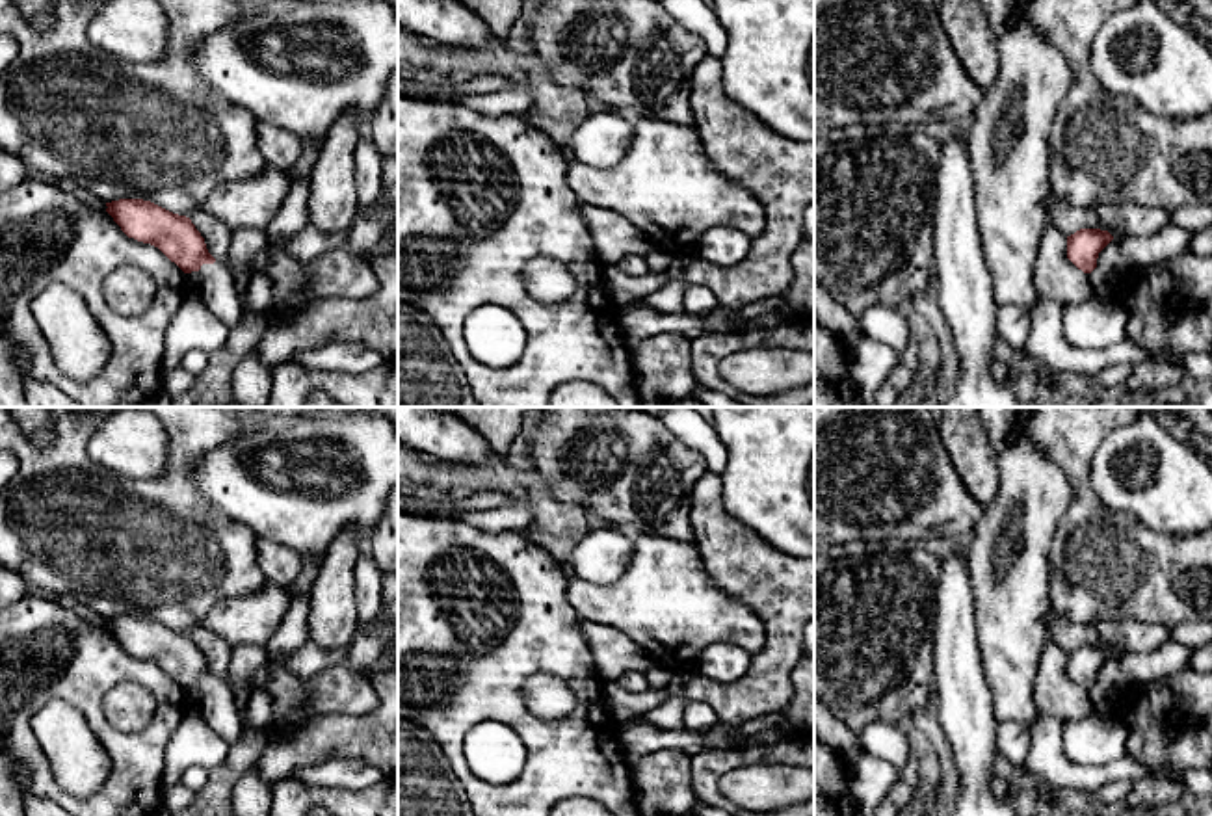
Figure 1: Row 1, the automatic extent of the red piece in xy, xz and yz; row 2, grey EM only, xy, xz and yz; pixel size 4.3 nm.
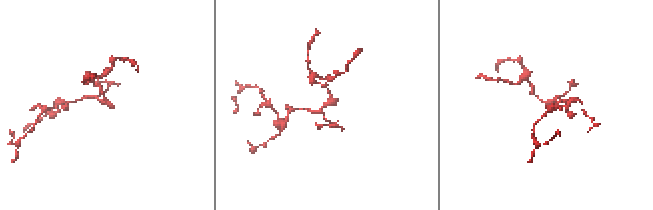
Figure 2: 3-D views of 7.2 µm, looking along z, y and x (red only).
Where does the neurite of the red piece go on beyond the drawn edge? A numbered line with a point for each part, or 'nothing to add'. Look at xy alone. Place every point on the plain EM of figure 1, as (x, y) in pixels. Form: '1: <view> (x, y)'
1: xy (218, 707)

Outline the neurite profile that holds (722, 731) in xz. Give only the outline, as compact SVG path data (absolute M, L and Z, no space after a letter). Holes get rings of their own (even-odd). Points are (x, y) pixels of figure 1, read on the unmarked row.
M721 719L708 729L699 729L703 740L712 745L719 745L719 744L727 742L731 738L731 734L736 730L738 730L738 725L732 725L732 723L727 723Z

